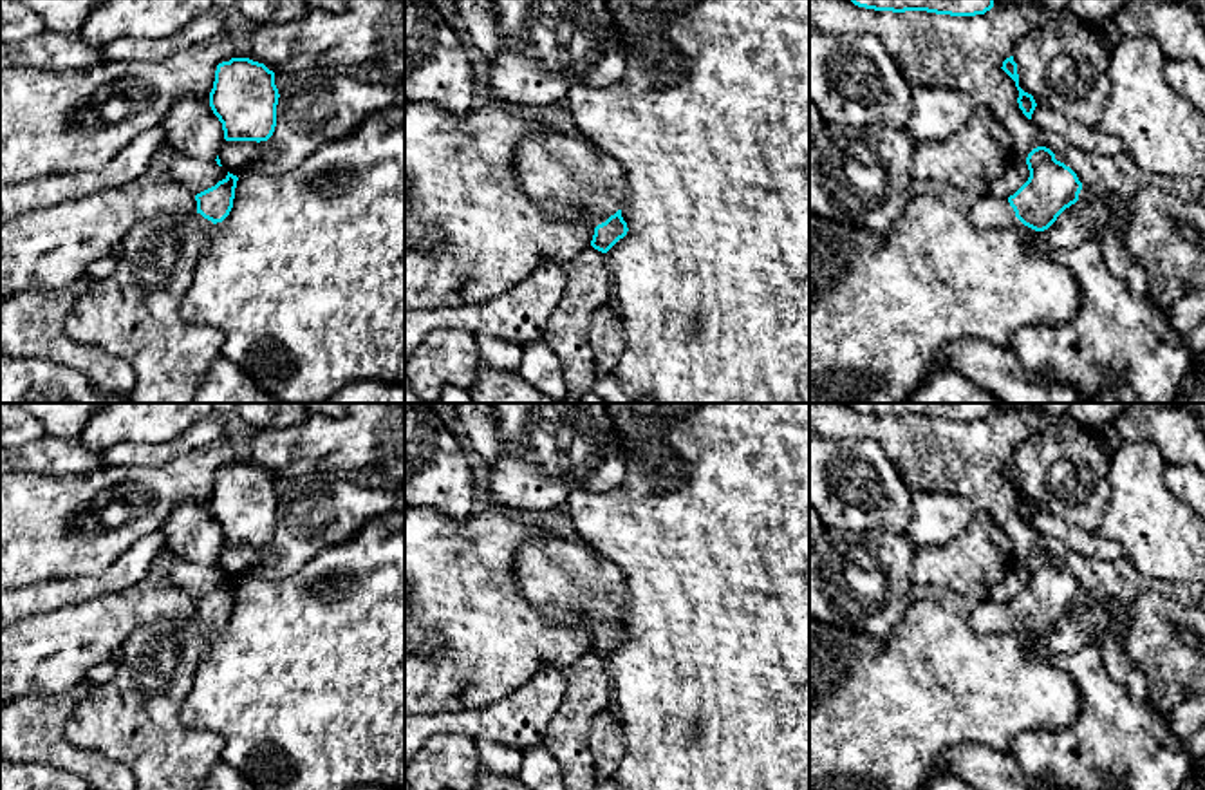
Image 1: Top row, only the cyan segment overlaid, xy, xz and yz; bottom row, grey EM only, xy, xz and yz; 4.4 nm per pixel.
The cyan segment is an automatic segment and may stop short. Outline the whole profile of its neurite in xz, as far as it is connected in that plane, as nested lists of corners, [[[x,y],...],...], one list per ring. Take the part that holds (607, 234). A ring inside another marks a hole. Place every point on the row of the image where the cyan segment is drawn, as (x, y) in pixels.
[[[546,127],[517,145],[513,172],[520,188],[538,204],[549,221],[582,224],[594,230],[591,246],[607,253],[629,231],[621,217],[627,181],[621,165],[600,154],[584,137]]]

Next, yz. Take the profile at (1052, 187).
[[[1033,148],[1026,165],[1028,181],[1008,199],[994,193],[970,199],[967,217],[974,226],[981,230],[1028,226],[1044,231],[1079,201],[1082,183],[1050,148]]]

